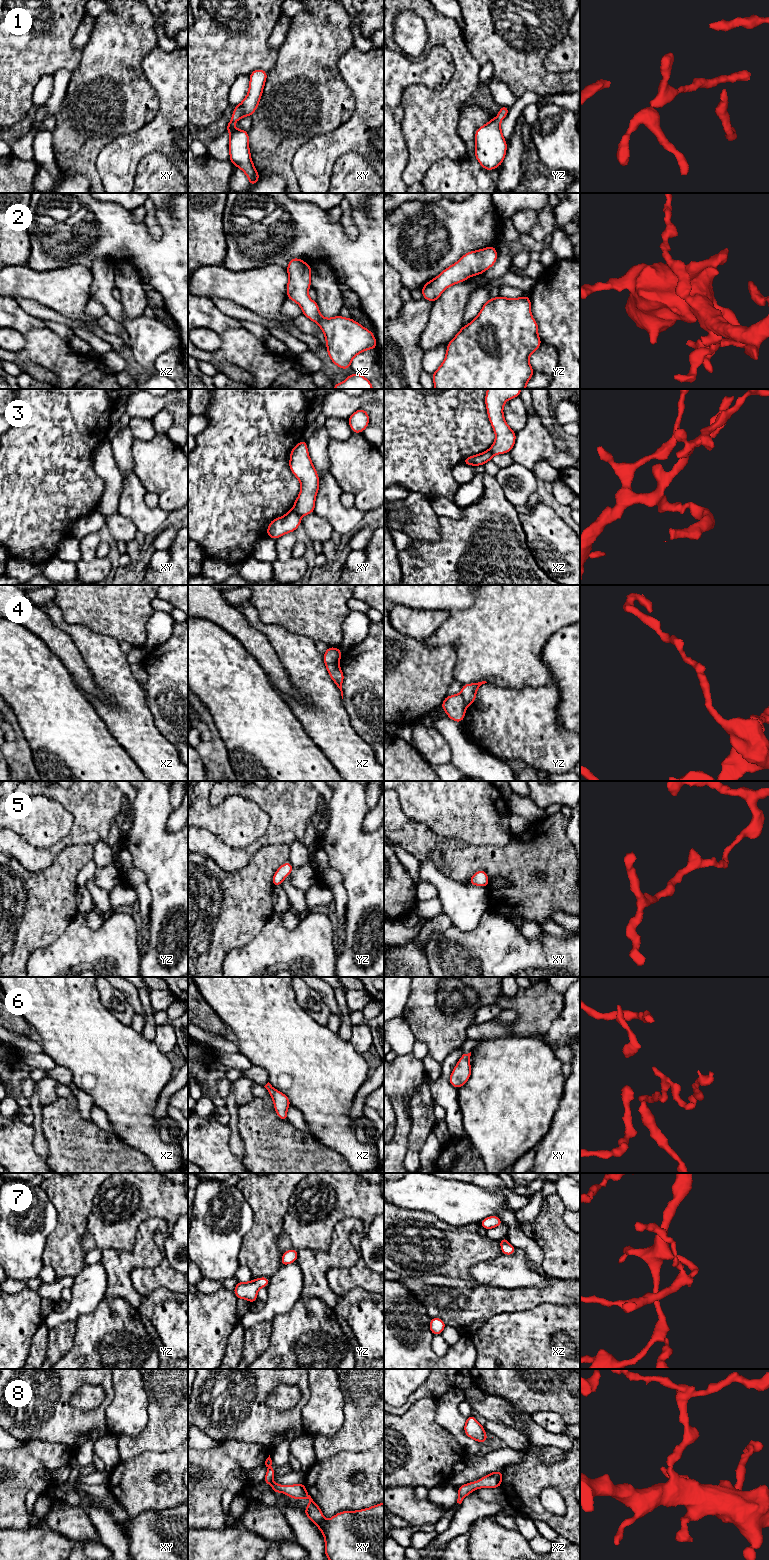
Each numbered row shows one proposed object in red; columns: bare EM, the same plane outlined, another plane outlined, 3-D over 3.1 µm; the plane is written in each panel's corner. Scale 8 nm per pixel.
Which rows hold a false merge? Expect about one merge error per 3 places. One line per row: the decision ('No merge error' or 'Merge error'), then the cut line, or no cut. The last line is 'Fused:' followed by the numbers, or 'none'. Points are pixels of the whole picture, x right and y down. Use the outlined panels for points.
1: No merge error. No split
2: No merge error. No split
3: Merge error. Split along xy (293, 508), (300, 517)
4: Merge error. Split along yz (460, 693), (466, 706)
5: No merge error. No split
6: No merge error. No split
7: No merge error. No split
8: No merge error. No split
Fused: 3, 4

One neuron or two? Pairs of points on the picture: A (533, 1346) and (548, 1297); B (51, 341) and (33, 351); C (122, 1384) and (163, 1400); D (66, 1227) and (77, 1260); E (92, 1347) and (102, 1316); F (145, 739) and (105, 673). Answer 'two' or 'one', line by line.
A: two
B: one
C: two
D: one
E: one
F: one

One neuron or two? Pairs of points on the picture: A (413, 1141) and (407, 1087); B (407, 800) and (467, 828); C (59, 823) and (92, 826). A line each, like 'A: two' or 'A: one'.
A: two
B: one
C: two

